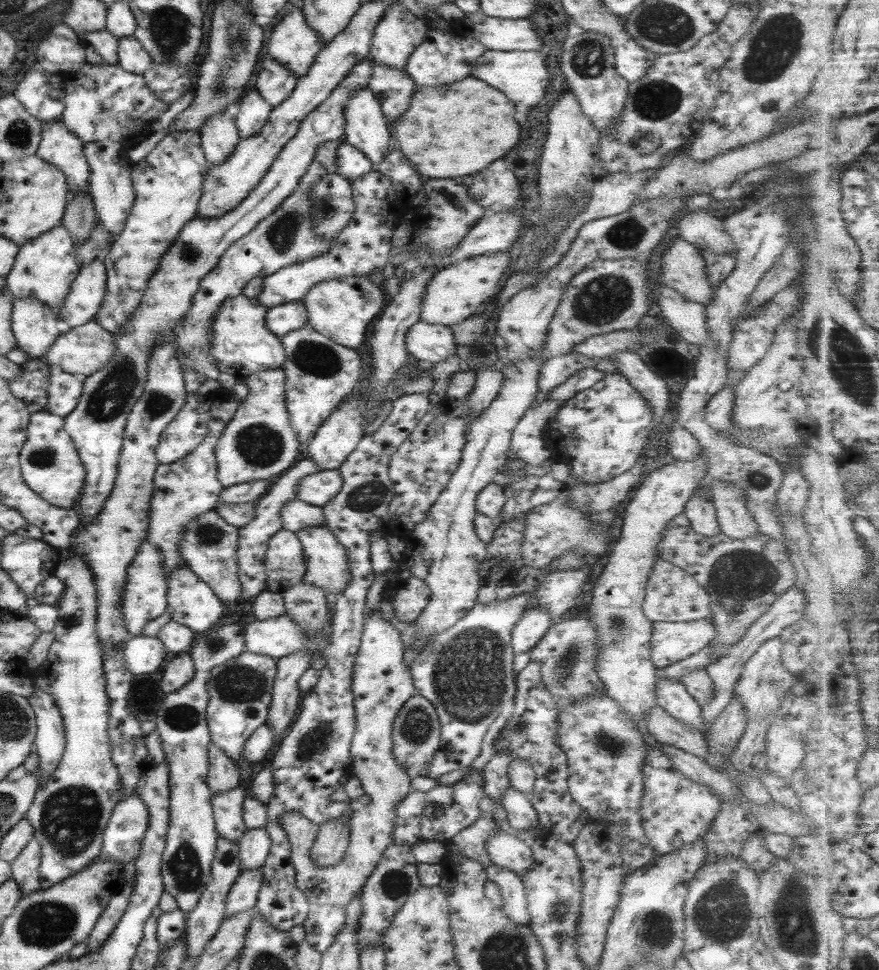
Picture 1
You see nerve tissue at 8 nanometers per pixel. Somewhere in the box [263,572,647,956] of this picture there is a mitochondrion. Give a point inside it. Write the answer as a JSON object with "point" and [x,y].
{"point":[467,681]}

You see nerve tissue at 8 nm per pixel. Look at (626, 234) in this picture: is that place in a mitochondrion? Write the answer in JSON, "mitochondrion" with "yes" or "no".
{"mitochondrion":"yes"}

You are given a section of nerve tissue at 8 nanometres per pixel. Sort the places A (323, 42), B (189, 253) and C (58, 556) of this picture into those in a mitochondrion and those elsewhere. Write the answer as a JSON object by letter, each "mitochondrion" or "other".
{"A":"other","B":"mitochondrion","C":"other"}

